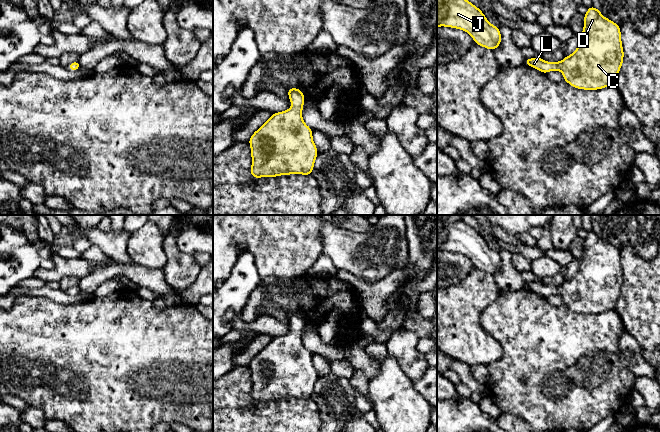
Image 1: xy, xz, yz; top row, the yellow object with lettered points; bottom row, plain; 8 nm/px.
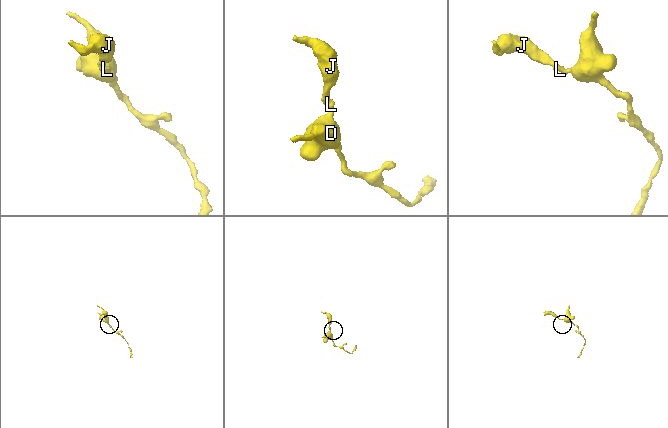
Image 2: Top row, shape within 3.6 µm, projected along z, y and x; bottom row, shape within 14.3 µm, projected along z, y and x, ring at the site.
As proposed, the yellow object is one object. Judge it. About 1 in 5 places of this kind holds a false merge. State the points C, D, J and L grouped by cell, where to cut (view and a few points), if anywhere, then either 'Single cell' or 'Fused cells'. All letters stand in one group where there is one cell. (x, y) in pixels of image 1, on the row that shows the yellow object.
Groups: C D J L. No split. Single cell

